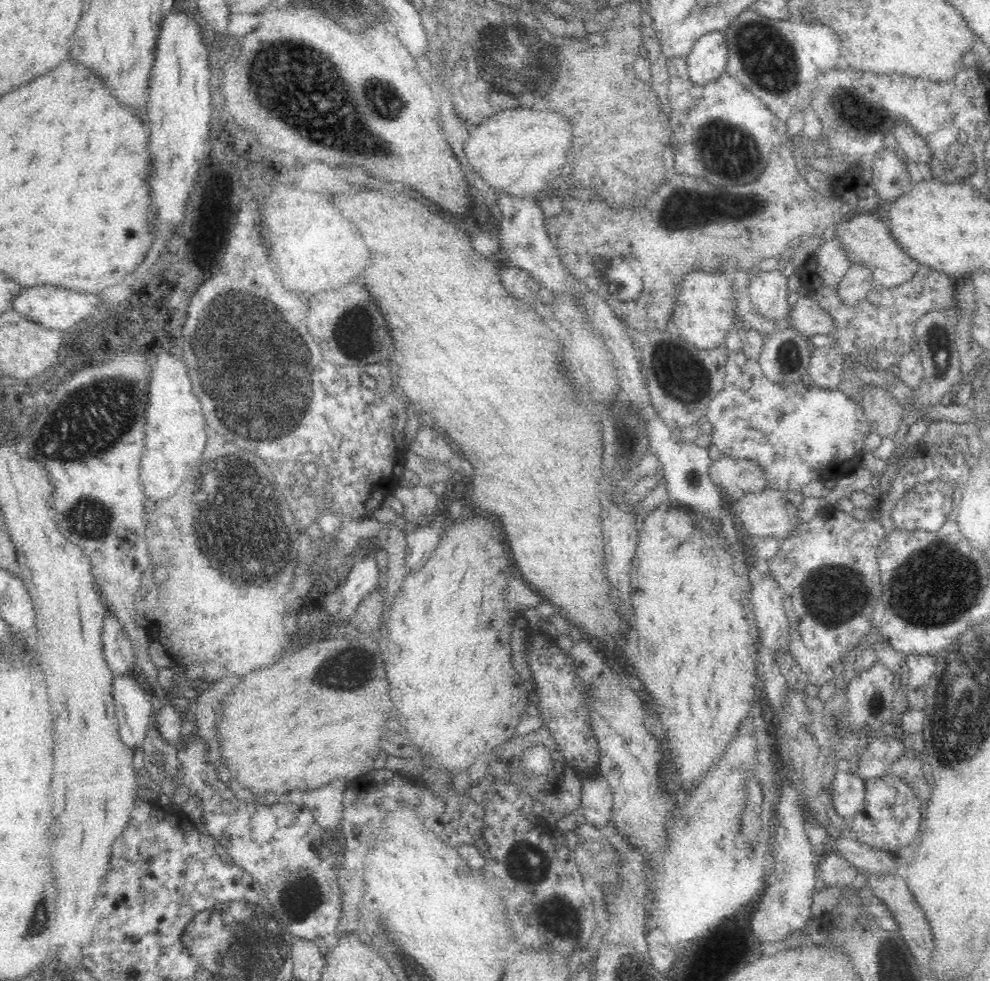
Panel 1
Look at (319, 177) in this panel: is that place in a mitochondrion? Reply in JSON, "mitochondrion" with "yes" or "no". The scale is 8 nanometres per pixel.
{"mitochondrion":"no"}

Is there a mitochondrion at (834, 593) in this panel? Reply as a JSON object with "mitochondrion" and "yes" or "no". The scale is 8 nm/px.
{"mitochondrion":"yes"}

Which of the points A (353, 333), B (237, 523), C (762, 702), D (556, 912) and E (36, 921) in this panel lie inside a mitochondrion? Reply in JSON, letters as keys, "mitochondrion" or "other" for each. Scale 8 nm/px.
{"A":"mitochondrion","B":"mitochondrion","C":"other","D":"mitochondrion","E":"mitochondrion"}

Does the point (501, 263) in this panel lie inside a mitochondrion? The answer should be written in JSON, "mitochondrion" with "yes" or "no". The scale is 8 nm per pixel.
{"mitochondrion":"no"}

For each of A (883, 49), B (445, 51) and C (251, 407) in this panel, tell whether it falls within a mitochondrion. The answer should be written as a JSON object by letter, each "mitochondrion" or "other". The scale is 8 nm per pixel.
{"A":"other","B":"other","C":"mitochondrion"}

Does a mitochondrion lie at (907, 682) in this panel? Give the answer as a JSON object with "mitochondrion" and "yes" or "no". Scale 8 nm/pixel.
{"mitochondrion":"no"}

